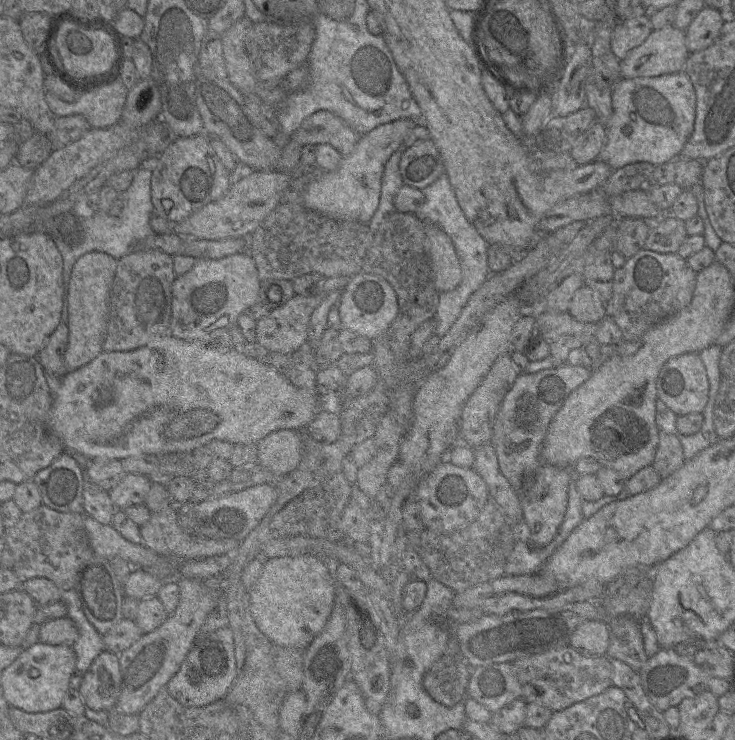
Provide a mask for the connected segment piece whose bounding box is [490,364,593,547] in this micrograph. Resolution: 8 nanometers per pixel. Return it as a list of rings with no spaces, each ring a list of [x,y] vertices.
[[[568,364],[532,374],[519,374],[497,412],[490,444],[496,452],[500,472],[519,500],[523,513],[523,532],[528,543],[533,547],[546,546],[556,535],[567,509],[570,481],[576,478],[572,469],[555,467],[542,460],[541,448],[548,426],[569,394],[588,380],[592,371],[581,365]]]

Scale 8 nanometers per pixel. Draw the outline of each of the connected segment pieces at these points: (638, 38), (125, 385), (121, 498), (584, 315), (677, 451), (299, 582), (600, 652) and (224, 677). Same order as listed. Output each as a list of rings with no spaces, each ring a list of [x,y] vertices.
[[[650,13],[620,19],[612,34],[611,52],[621,61],[631,50],[641,45],[652,32]]]
[[[173,336],[163,337],[149,342],[147,345],[131,351],[102,351],[95,359],[79,367],[68,371],[61,377],[61,385],[53,396],[50,412],[51,427],[63,443],[65,451],[79,452],[89,459],[107,458],[122,460],[128,457],[140,455],[185,455],[197,448],[206,446],[213,440],[227,441],[233,445],[239,443],[258,443],[268,434],[278,430],[302,430],[313,421],[324,404],[324,398],[317,393],[311,393],[305,389],[294,386],[286,376],[280,374],[264,359],[248,357],[234,348],[217,349],[209,342],[182,340]]]
[[[129,473],[108,491],[108,495],[117,509],[144,504],[151,484],[152,482],[147,476]]]
[[[587,286],[577,290],[570,302],[569,315],[585,324],[598,324],[608,315],[608,305]]]
[[[659,431],[659,442],[652,466],[661,479],[677,471],[685,461],[679,439],[673,434]]]
[[[314,555],[263,560],[262,571],[248,590],[253,620],[273,644],[306,648],[322,631],[332,612],[336,587],[332,567]]]
[[[591,620],[580,624],[570,635],[568,645],[585,657],[606,656],[610,634],[606,622]]]
[[[230,627],[220,628],[193,645],[178,672],[169,680],[166,689],[185,707],[202,707],[223,699],[235,677],[235,647]]]

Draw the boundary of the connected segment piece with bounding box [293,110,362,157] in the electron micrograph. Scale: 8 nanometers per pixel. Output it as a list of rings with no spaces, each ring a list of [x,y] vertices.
[[[320,110],[306,118],[293,138],[302,146],[330,144],[344,157],[355,149],[362,135],[332,112]]]

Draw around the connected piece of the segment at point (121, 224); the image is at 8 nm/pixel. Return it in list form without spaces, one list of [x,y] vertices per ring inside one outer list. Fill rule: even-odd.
[[[138,168],[133,173],[131,185],[120,193],[123,209],[119,217],[113,217],[108,213],[98,211],[92,217],[80,219],[83,229],[83,241],[79,244],[69,244],[62,238],[54,238],[56,246],[63,258],[63,307],[61,321],[67,325],[69,282],[77,260],[84,254],[92,251],[104,252],[119,260],[132,252],[135,249],[135,244],[143,242],[143,240],[155,234],[150,226],[150,215],[154,211],[151,201],[152,171],[145,168]]]

